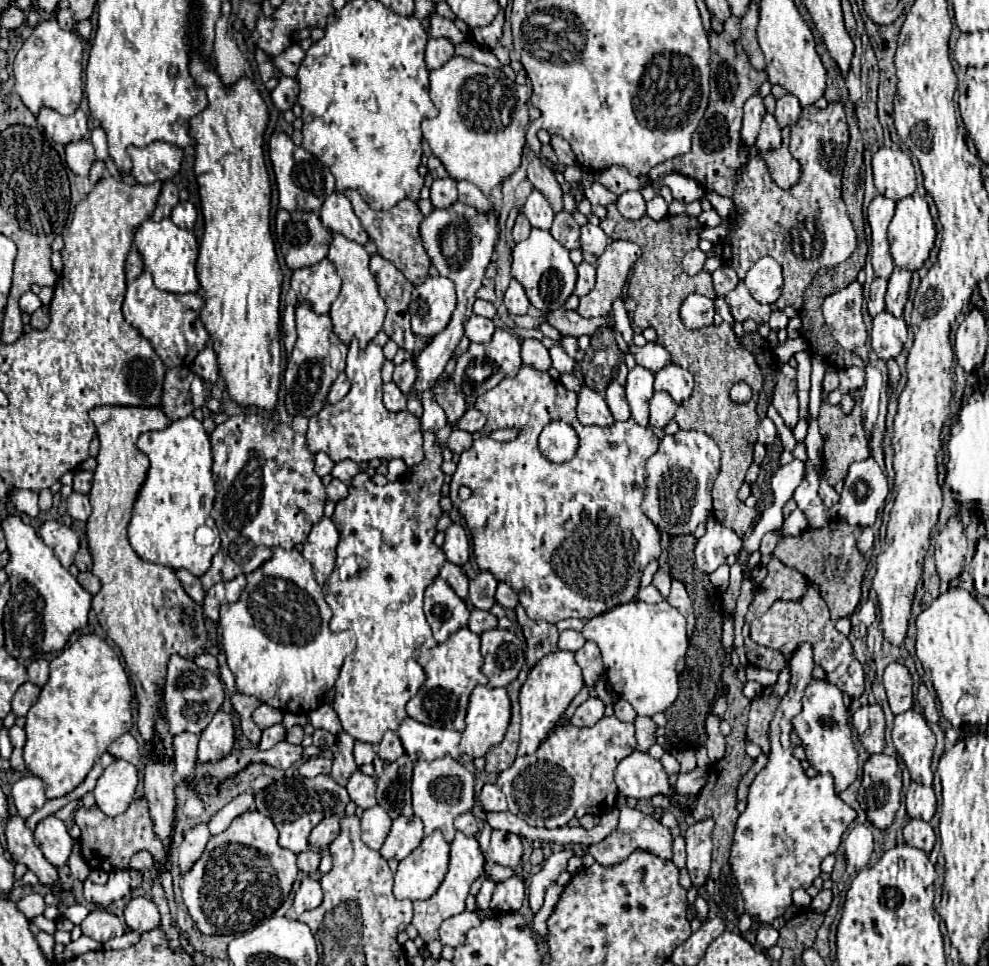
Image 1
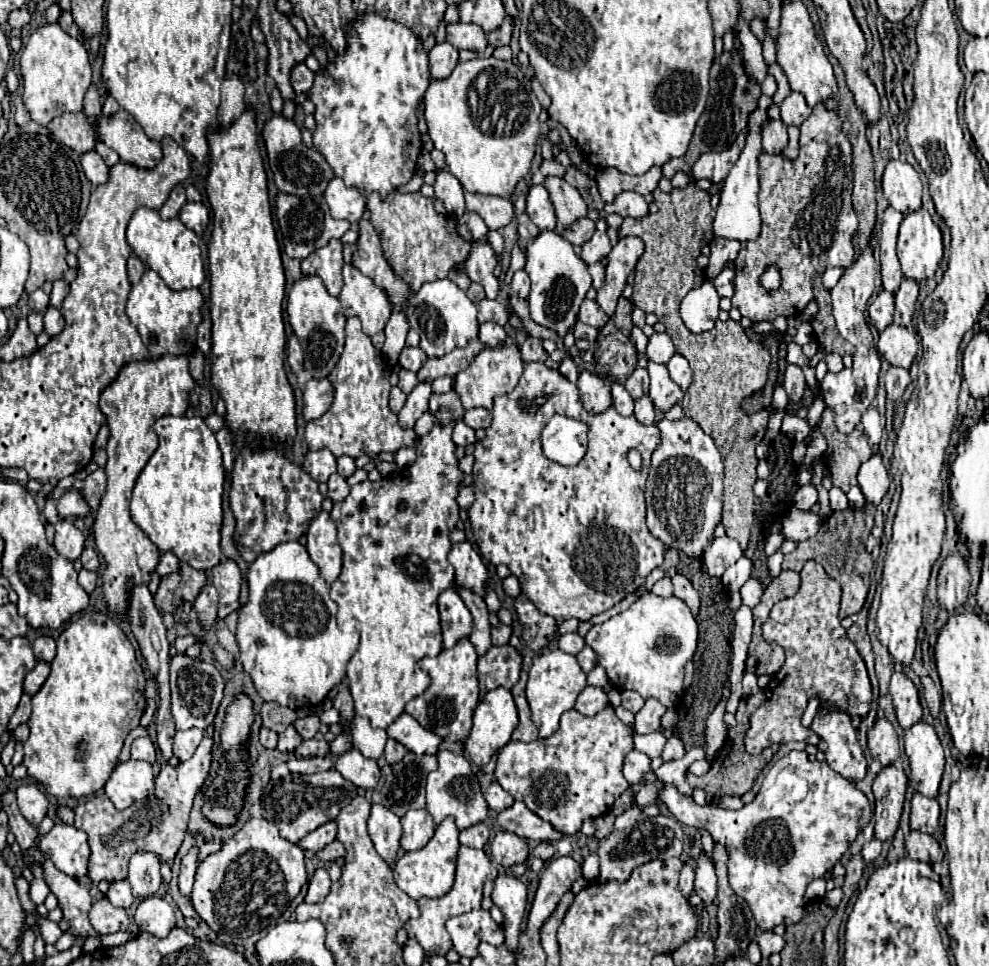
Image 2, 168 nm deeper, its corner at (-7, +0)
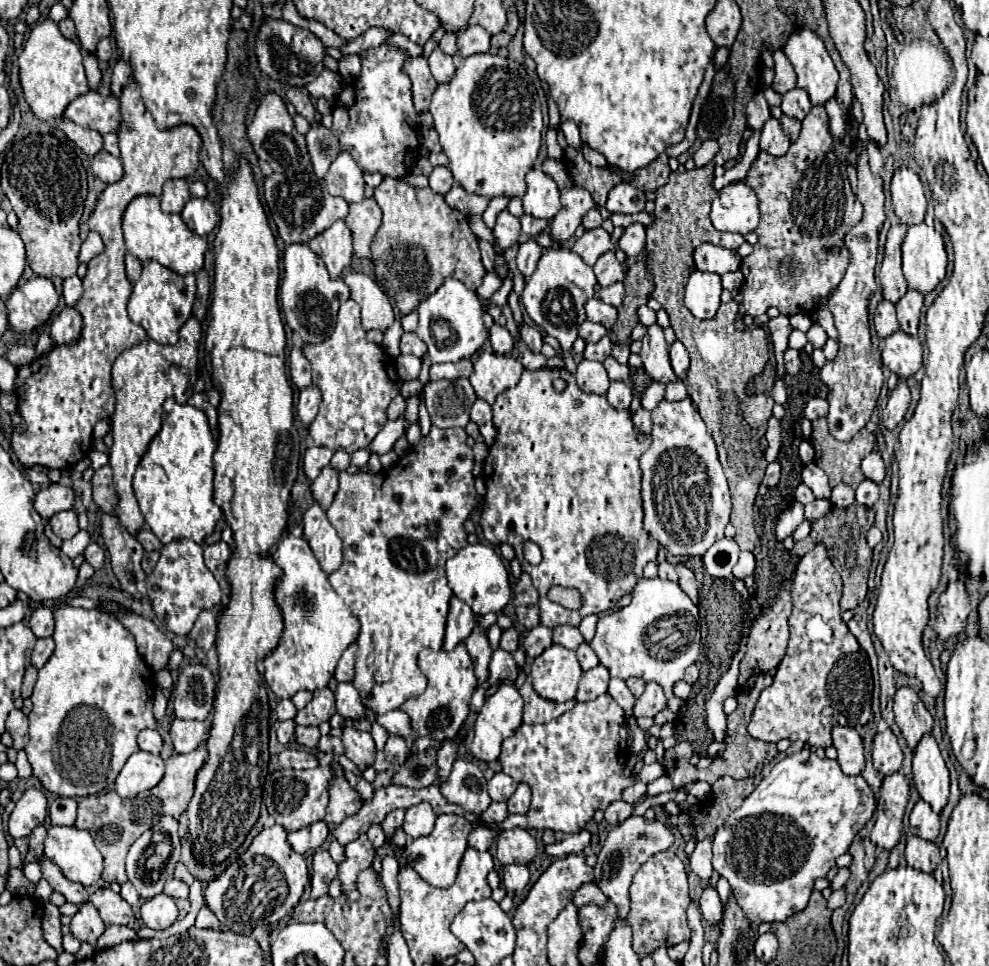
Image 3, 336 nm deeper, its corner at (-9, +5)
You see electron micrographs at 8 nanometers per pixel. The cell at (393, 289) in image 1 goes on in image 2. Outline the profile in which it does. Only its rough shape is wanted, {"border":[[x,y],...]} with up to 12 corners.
{"border":[[358,220],[352,264],[402,310],[410,294],[382,256],[370,220]]}

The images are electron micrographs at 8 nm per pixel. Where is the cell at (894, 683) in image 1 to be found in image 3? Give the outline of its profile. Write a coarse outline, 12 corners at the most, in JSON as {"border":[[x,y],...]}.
{"border":[[908,685],[896,689],[894,715],[912,749],[932,715]]}

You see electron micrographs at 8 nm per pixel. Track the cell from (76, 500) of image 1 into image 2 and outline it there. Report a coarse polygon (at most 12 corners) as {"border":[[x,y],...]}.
{"border":[[66,490],[56,500],[58,518],[84,518],[88,504],[78,490]]}

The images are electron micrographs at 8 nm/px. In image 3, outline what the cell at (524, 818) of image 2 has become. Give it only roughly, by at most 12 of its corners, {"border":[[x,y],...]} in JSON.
{"border":[[520,783],[508,799],[508,813],[528,815],[530,787]]}

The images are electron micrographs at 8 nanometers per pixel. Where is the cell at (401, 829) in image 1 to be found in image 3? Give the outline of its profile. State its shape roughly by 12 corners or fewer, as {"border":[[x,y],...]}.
{"border":[[430,803],[406,809],[402,829],[408,837],[426,837],[436,815]]}

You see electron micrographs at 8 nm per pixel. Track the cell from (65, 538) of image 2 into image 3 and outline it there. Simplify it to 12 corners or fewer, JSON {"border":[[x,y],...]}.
{"border":[[74,511],[50,519],[52,531],[62,541],[80,531]]}

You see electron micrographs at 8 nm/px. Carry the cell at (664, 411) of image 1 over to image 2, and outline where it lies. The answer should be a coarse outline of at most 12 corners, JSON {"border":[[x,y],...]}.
{"border":[[648,362],[650,398],[664,412],[684,392],[666,364]]}

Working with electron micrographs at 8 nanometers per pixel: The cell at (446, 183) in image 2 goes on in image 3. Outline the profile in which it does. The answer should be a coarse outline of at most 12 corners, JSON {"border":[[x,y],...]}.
{"border":[[434,167],[430,189],[440,195],[450,191],[450,169]]}

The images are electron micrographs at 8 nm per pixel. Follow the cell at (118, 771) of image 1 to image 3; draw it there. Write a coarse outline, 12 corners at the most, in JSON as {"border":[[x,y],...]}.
{"border":[[136,751],[116,777],[116,793],[134,797],[164,777],[160,755]]}

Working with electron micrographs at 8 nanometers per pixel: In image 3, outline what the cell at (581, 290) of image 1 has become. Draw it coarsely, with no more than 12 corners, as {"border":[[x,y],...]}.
{"border":[[614,251],[594,263],[596,279],[602,287],[624,279],[624,267]]}

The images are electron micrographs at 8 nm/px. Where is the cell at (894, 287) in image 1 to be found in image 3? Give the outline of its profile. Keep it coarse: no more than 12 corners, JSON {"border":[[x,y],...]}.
{"border":[[908,289],[896,303],[904,333],[916,335],[924,295]]}

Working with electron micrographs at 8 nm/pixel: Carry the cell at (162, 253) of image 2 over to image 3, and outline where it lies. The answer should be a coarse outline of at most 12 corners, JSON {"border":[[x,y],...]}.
{"border":[[160,199],[124,211],[126,249],[178,275],[204,265],[206,239]]}

